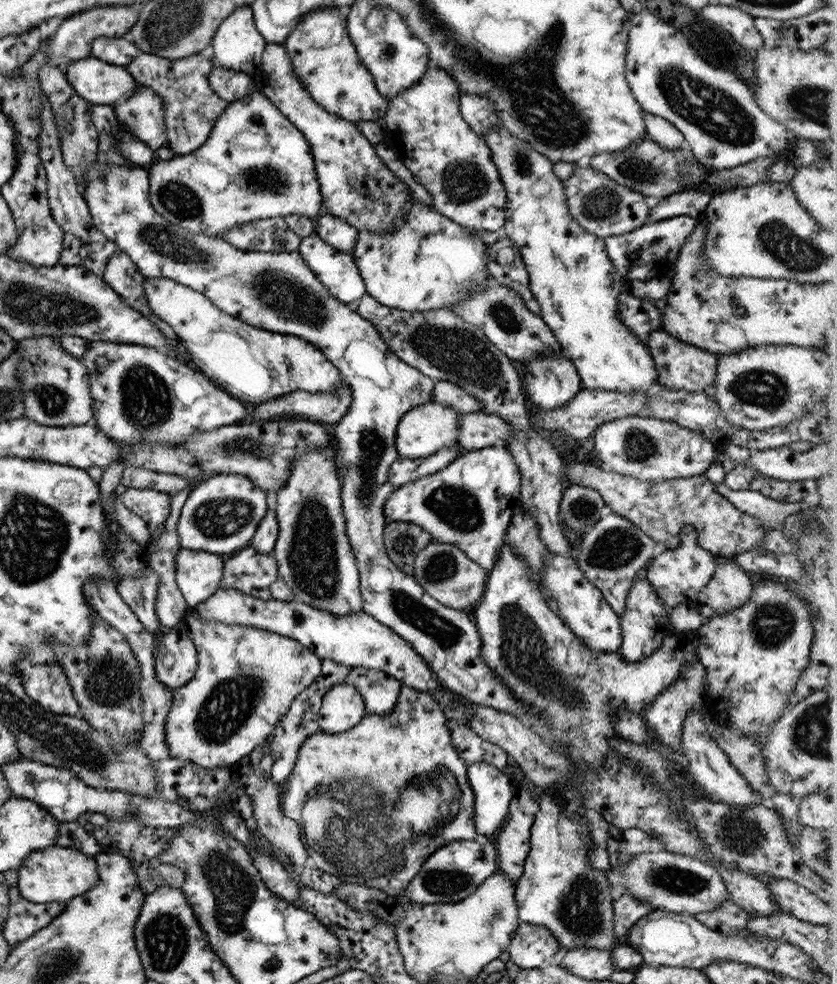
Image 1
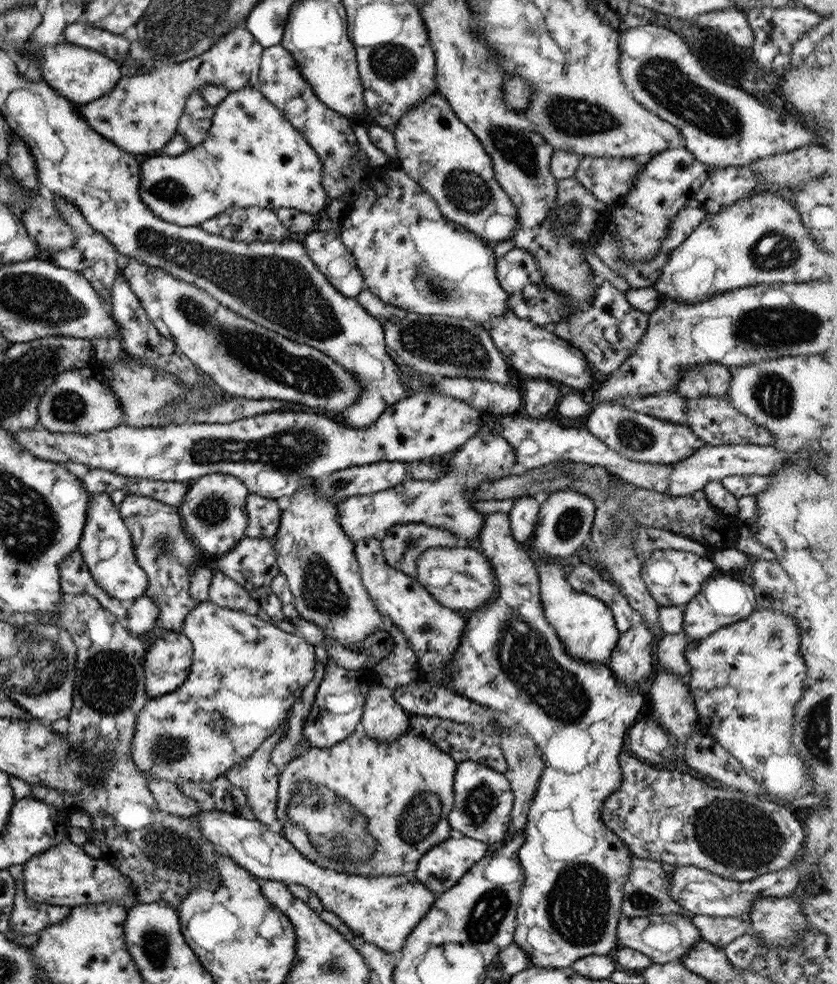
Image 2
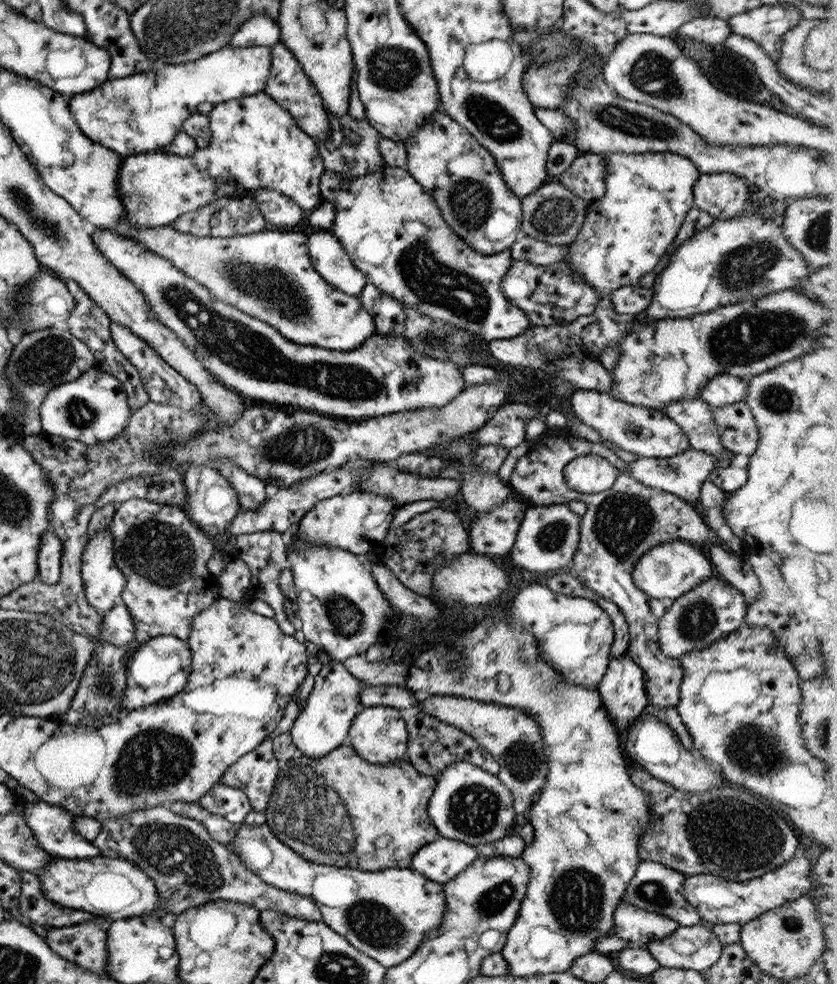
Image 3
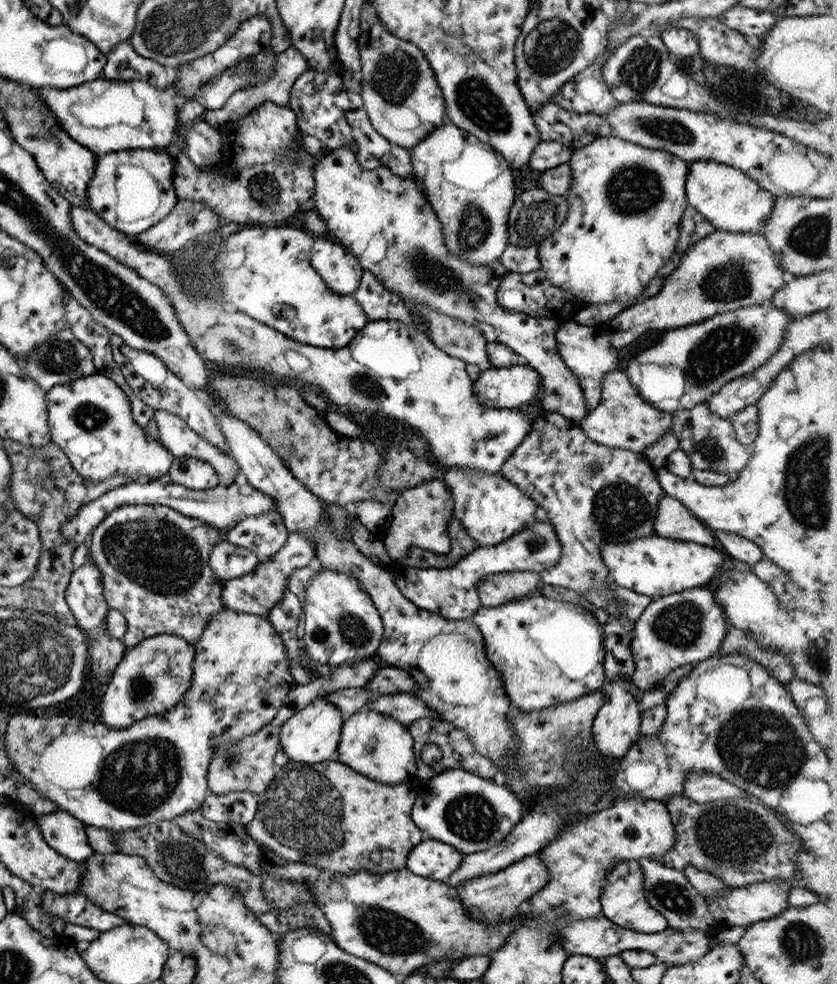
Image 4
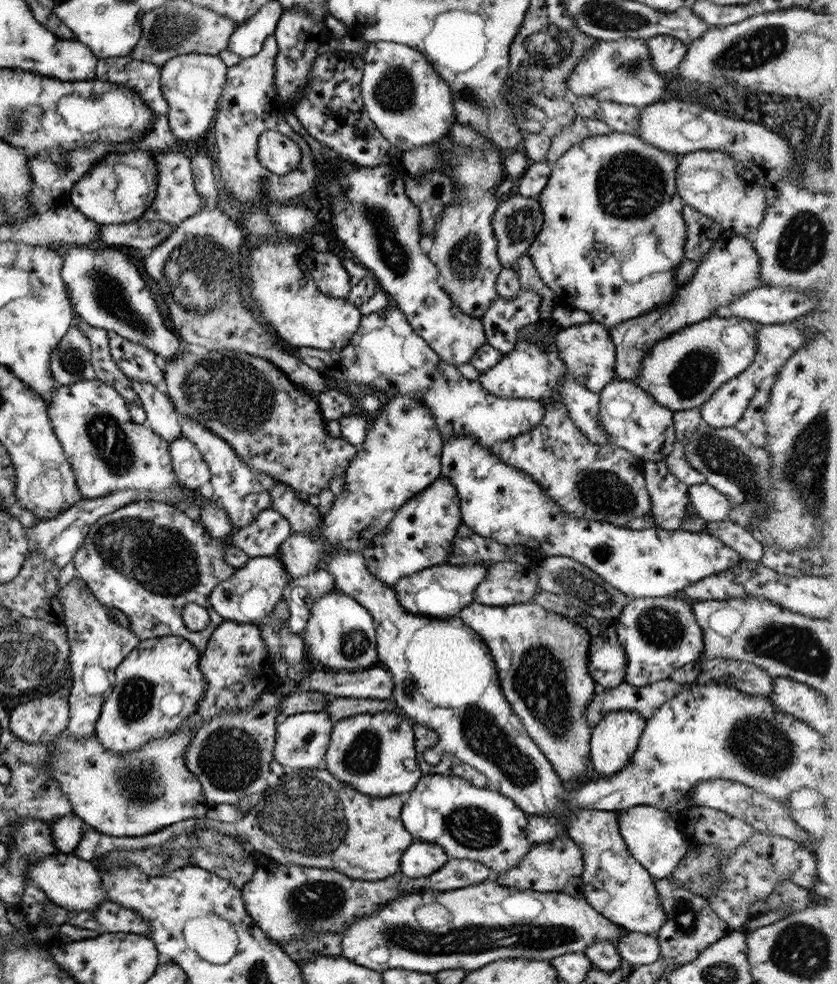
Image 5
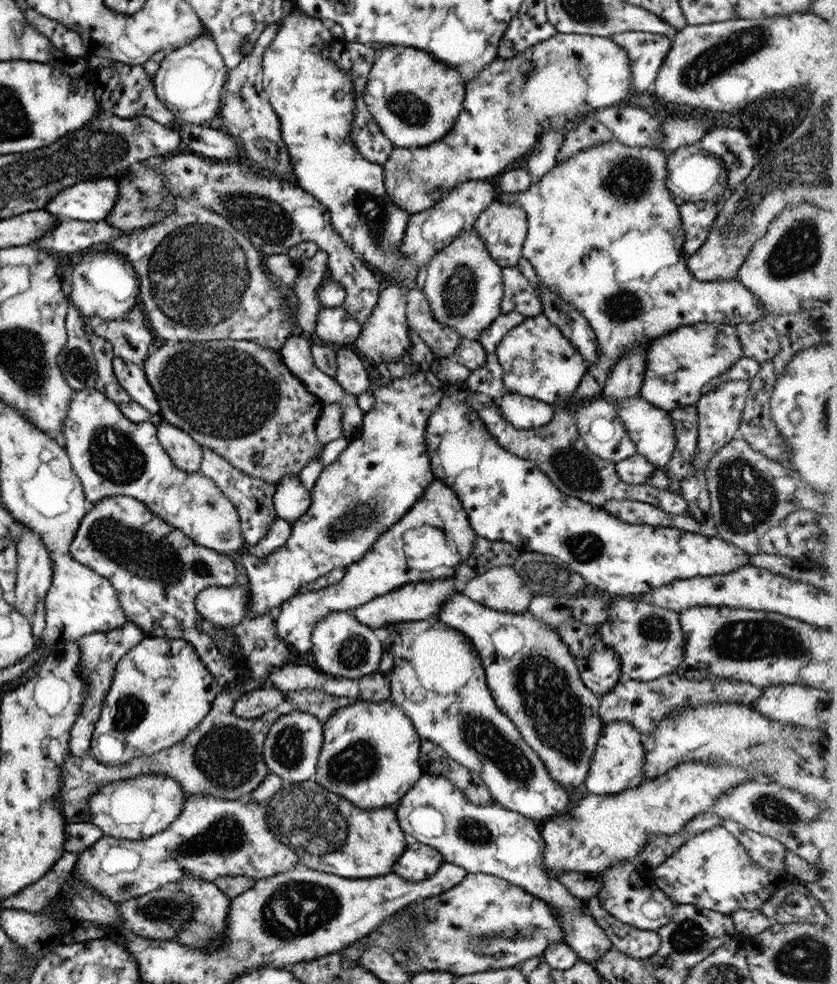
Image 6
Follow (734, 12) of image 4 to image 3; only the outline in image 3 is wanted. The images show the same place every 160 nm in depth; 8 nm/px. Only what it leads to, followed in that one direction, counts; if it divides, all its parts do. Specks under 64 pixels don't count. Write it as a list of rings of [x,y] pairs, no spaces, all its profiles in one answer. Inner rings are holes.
[[[794,4],[761,5],[730,16],[731,33],[754,40],[773,61],[778,57],[780,40],[801,19]]]

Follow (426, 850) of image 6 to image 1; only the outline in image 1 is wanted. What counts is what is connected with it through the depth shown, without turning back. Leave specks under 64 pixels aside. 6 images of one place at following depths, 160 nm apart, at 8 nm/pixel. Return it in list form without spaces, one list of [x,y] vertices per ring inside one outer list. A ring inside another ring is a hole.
[[[480,836],[478,841],[454,841],[440,846],[423,861],[405,892],[413,903],[454,903],[469,896],[496,868],[496,848],[491,839]]]

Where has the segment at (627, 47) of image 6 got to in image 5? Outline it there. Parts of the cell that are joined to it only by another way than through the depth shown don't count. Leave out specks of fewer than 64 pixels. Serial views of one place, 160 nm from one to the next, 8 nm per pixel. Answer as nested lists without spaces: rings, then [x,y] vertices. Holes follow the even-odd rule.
[[[655,35],[644,39],[650,56],[650,66],[661,76],[675,69],[686,51],[685,43],[672,36]]]

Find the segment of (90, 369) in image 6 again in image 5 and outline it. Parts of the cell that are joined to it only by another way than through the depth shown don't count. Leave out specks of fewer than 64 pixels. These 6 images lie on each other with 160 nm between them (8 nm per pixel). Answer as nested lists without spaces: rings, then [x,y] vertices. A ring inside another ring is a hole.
[[[75,323],[51,351],[49,368],[57,386],[94,378],[90,365],[90,342]]]

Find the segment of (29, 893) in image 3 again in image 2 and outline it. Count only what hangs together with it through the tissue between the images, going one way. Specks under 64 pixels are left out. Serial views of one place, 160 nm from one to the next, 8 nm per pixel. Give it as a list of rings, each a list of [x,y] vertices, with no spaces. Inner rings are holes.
[[[16,864],[6,868],[14,880],[15,887],[10,927],[17,934],[35,934],[51,924],[61,922],[69,914],[70,907],[53,906],[27,899],[22,883],[22,867],[22,865]]]

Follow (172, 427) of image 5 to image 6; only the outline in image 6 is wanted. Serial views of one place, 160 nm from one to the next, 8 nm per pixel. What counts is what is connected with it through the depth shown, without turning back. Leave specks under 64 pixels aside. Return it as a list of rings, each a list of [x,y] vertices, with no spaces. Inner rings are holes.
[[[113,358],[112,371],[119,386],[125,390],[127,396],[146,411],[149,411],[148,421],[157,426],[166,423],[162,420],[159,405],[152,388],[147,384],[143,369],[135,363],[121,362],[121,358]]]

